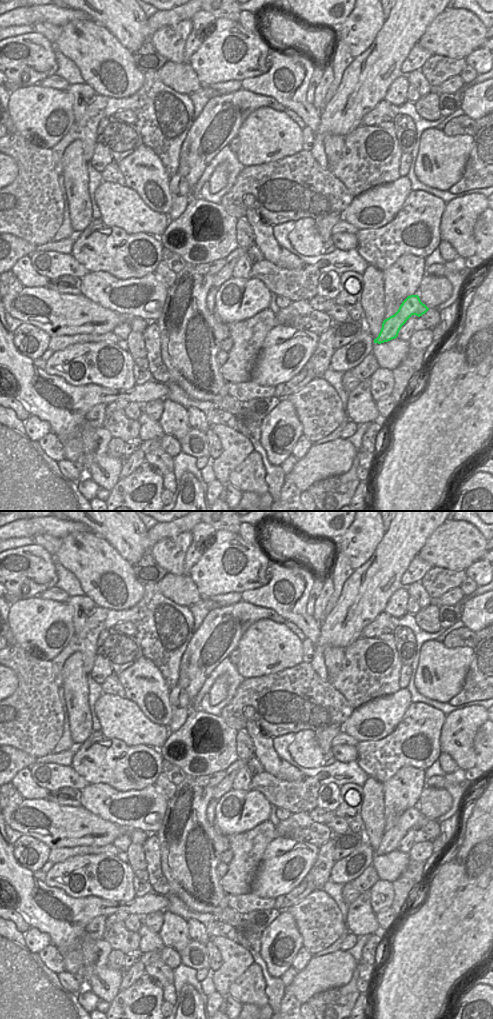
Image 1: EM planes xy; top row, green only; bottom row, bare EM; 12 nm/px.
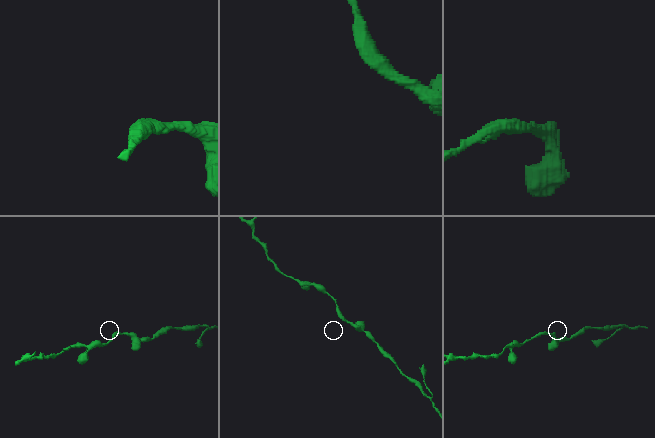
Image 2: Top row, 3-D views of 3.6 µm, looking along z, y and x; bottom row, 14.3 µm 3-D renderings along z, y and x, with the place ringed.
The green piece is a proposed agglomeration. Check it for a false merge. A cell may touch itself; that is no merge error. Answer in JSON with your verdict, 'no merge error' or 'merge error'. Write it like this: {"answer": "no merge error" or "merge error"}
{"answer": "no merge error"}

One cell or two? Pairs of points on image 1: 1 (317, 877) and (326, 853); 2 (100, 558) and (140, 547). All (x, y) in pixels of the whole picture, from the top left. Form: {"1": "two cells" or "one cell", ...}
{"1": "one cell", "2": "two cells"}

